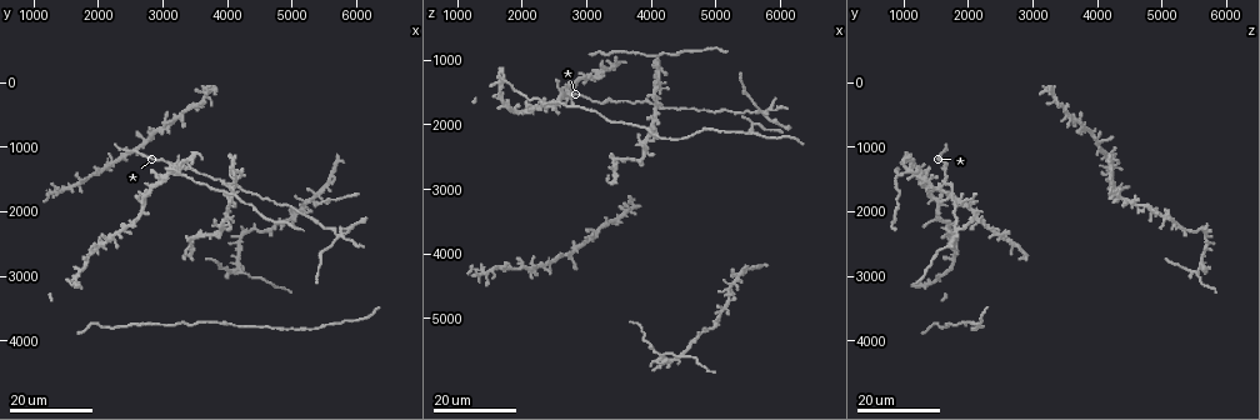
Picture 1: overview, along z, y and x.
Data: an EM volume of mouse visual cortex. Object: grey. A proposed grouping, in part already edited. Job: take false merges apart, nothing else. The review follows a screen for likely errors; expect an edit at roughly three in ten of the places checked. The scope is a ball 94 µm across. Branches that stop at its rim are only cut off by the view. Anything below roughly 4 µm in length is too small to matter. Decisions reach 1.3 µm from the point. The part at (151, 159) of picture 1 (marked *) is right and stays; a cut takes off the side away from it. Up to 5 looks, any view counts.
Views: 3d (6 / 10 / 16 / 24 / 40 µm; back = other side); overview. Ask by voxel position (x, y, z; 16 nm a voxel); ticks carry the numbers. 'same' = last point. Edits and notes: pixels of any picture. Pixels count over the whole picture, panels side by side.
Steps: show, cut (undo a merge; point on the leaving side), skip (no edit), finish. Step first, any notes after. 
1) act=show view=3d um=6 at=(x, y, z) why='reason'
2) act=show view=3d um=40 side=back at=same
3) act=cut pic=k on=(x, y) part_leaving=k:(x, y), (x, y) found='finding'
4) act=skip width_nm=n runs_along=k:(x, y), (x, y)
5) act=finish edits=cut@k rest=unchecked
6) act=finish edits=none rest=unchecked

act=show view=3d um=16 at=(5400, 1700, 4250) why='four or more arms meet'

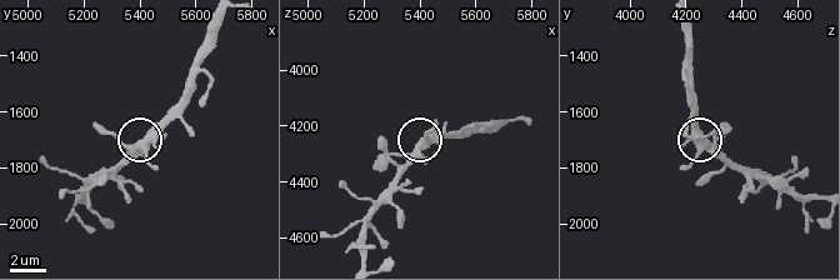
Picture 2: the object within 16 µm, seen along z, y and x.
act=show view=3d um=6 at=(5400, 1720, 4270)

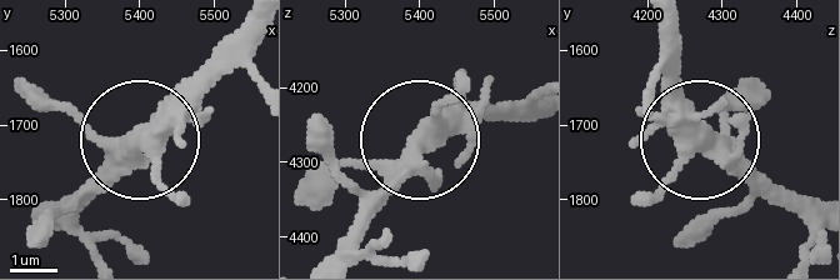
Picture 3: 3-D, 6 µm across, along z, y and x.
act=skip side_arm_um=11 found='continuous, no second cell'

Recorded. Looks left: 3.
act=show view=3d um=16 at=(5600, 1800, 2000) why='three arms meet'

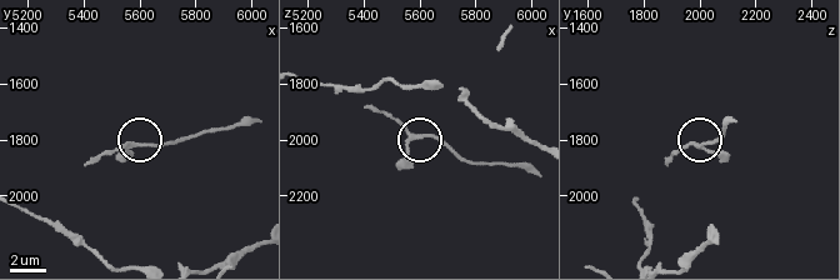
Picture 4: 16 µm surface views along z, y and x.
act=show view=3d um=6 at=(5570, 1820, 1990) why='zoom in'

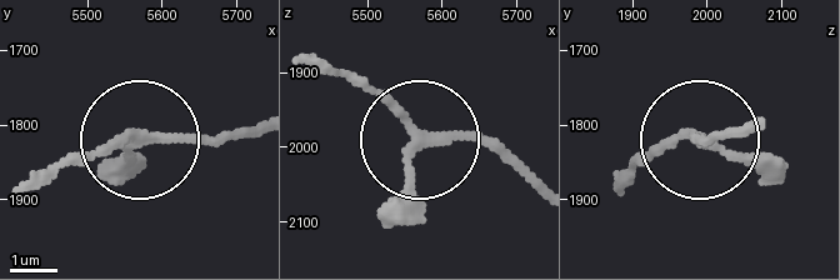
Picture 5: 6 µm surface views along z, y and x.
act=skip found='all the same cell'

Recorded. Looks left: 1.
act=finish edits=none rest=unchecked

